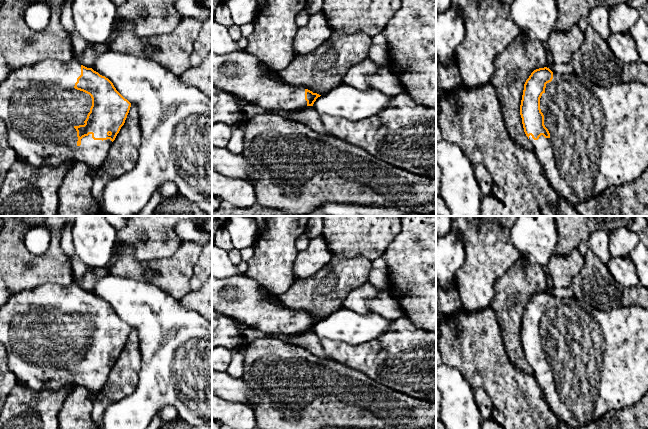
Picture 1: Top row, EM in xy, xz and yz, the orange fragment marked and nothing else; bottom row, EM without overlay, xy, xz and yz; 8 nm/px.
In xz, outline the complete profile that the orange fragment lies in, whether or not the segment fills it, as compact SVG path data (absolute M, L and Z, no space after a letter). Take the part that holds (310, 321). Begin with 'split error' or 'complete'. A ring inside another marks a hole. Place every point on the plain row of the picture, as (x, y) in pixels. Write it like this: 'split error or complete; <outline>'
split error; M246 275L221 279L212 276L212 310L237 323L245 324L247 328L271 335L273 339L278 339L278 335L293 336L313 330L316 323L321 320L308 313L292 310L283 304L271 303L261 294L262 288L257 281Z

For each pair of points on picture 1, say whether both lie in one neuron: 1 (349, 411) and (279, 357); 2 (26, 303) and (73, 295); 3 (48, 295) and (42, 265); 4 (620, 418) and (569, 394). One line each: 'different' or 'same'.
1: same
2: same
3: different
4: different

